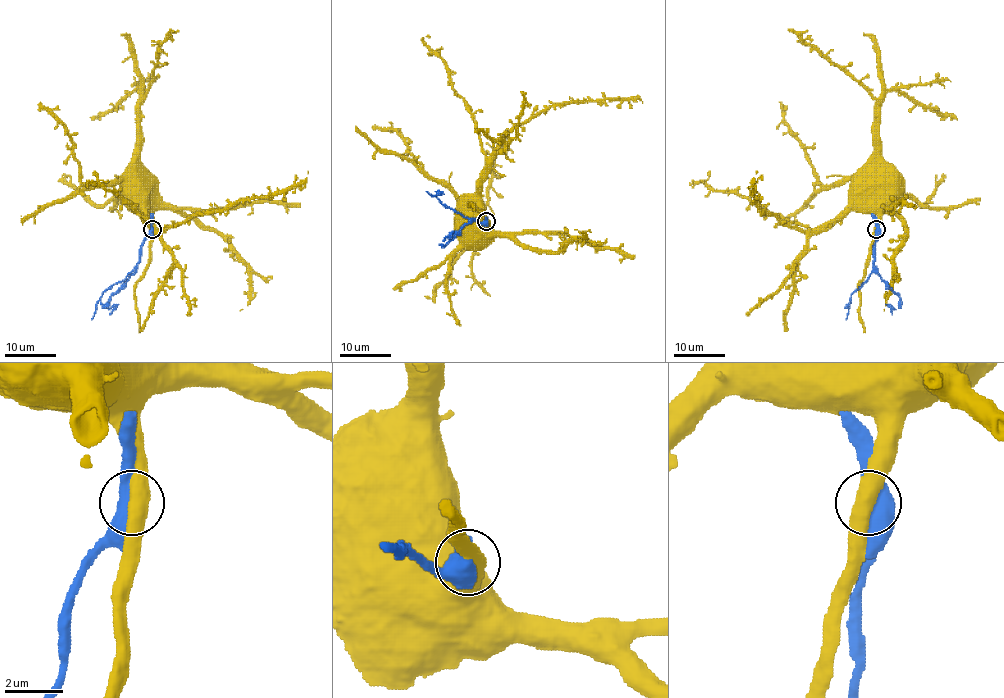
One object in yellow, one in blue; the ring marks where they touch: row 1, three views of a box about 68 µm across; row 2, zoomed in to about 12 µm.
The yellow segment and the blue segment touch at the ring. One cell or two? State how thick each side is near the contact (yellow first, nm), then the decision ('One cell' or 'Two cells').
Thickness 500 nm (yellow) against 550 nm. Two cells

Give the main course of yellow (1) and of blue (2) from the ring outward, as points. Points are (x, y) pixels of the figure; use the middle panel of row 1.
1: (486, 222), (481, 221), (483, 173), (492, 151), (514, 128), (551, 107), (576, 100), (641, 99), (642, 103)
2: (486, 222), (468, 219), (426, 191)

